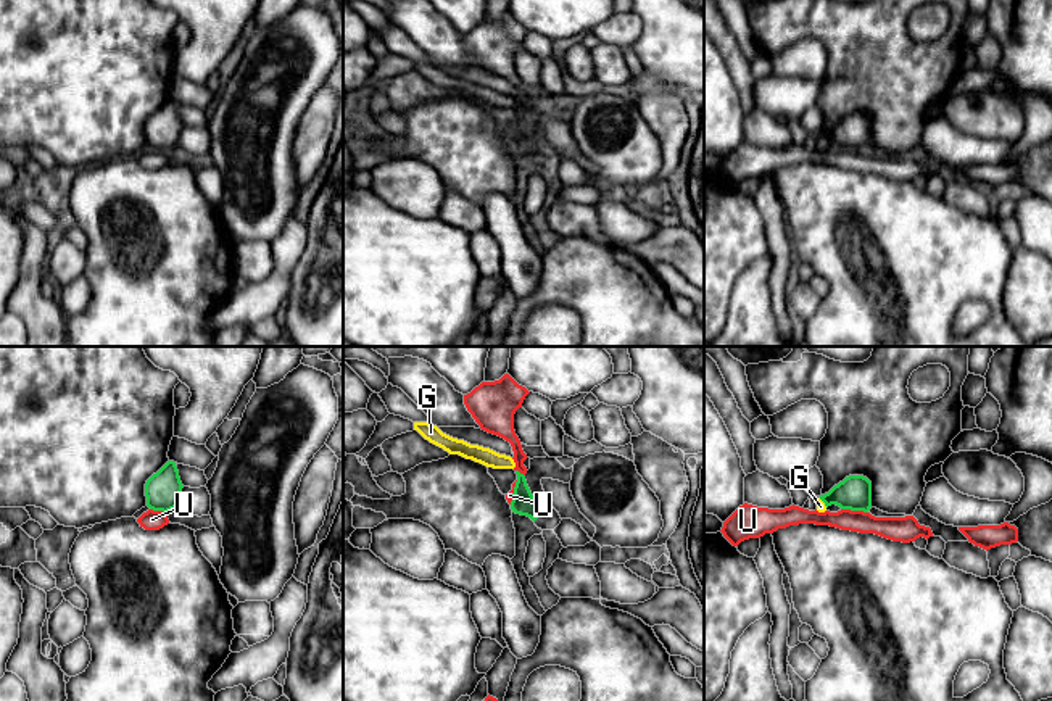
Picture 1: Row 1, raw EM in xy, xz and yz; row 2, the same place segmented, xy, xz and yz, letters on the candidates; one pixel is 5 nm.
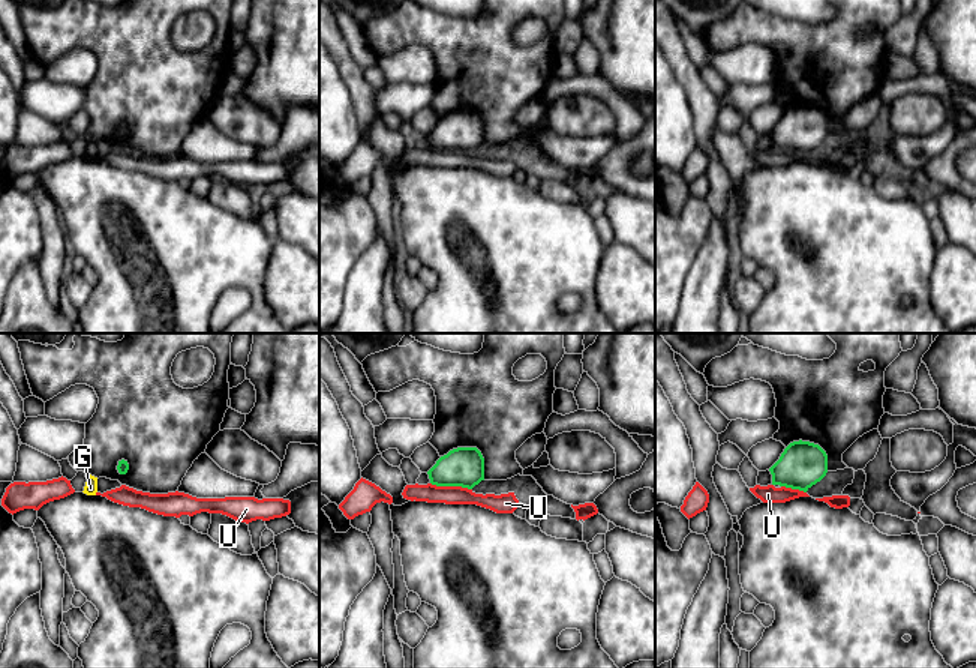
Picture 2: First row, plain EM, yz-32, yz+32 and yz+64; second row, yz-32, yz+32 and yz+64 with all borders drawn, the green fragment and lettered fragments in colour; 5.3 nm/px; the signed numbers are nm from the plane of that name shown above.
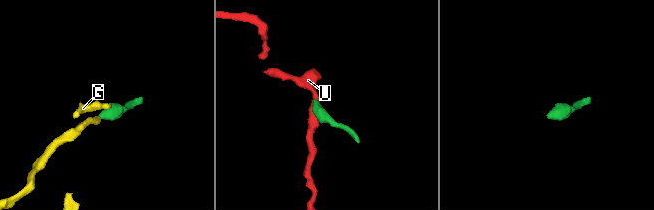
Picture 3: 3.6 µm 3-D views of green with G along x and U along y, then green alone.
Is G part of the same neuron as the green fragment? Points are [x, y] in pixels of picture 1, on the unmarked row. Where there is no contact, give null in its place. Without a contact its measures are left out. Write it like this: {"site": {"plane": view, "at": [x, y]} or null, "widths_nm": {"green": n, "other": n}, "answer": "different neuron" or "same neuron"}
{"site": {"plane": "yz", "at": [824, 141]}, "widths_nm": {"green": 170, "other": 50}, "answer": "same neuron"}

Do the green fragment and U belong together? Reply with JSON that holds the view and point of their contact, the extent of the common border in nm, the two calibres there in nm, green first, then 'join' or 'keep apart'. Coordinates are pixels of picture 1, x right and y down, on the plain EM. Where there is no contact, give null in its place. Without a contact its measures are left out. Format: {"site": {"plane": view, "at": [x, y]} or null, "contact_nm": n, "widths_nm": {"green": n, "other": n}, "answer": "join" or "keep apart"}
{"site": {"plane": "yz", "at": [854, 149]}, "contact_nm": 140, "widths_nm": {"green": 170, "other": 130}, "answer": "keep apart"}

